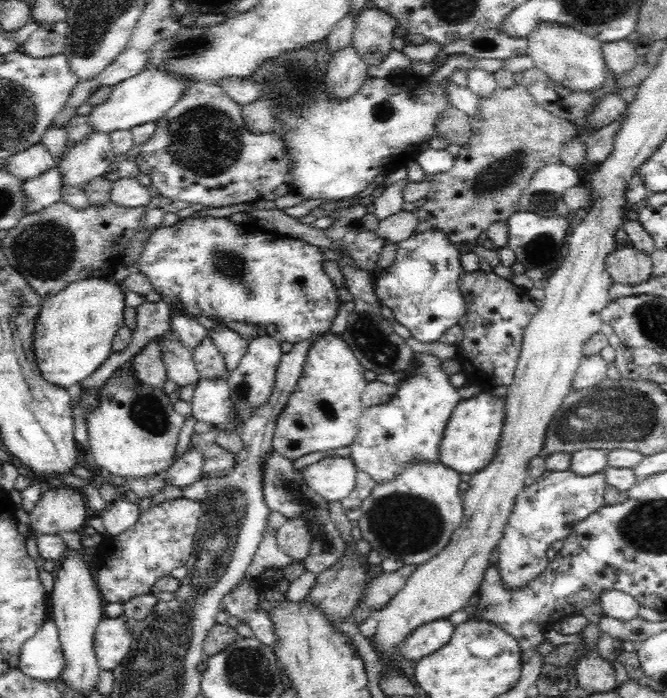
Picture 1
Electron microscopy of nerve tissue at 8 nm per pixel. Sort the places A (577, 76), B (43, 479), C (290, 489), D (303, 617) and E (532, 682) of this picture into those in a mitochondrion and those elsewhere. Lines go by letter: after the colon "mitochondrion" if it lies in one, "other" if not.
A: other
B: other
C: mitochondrion
D: other
E: other

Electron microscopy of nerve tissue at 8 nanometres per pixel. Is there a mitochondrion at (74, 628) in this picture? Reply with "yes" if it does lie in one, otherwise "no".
no

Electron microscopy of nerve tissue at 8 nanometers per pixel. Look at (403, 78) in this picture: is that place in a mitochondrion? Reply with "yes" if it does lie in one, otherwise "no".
no

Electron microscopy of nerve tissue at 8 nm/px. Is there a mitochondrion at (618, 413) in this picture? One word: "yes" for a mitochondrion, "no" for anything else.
yes

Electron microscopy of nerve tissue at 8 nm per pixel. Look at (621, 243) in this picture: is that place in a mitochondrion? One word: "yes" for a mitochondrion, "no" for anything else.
no

